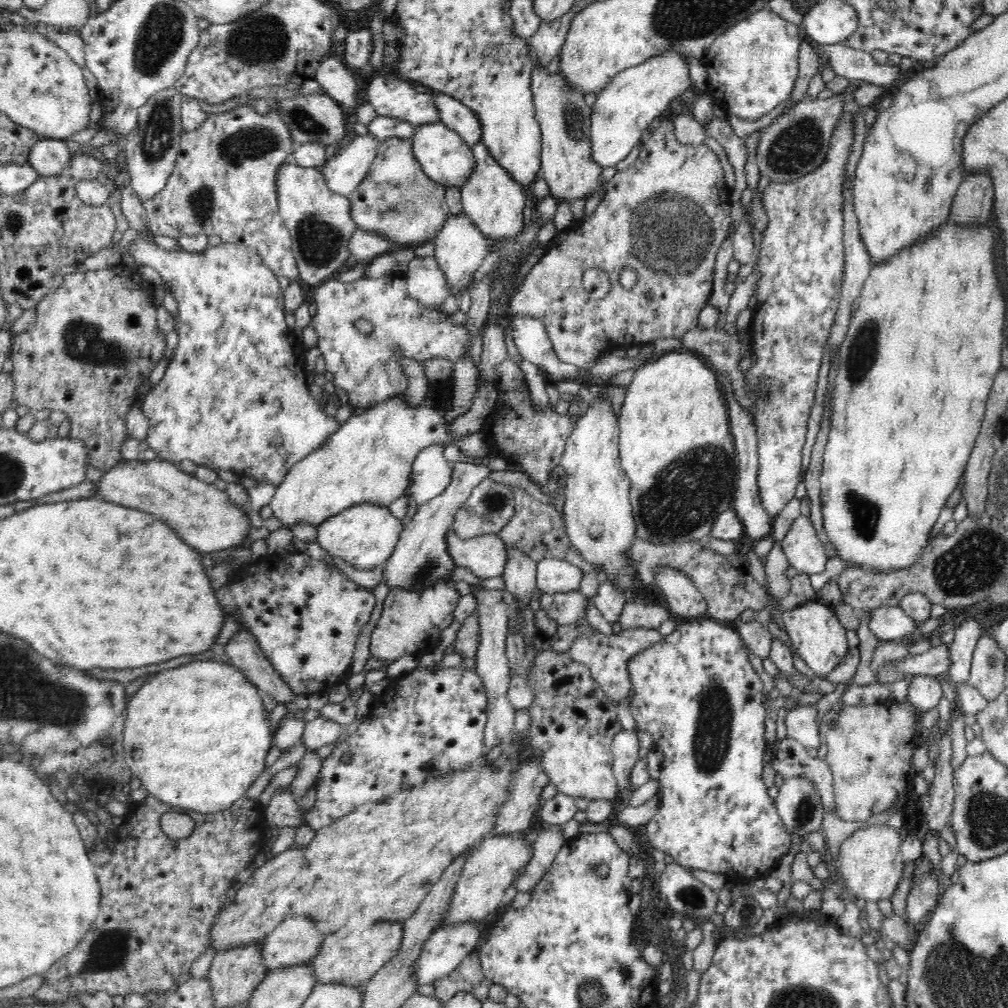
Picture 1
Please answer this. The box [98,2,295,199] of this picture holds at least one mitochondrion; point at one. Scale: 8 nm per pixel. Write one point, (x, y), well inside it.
(264, 39)

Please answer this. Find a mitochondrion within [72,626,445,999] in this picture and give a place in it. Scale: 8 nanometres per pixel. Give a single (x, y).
(107, 952)

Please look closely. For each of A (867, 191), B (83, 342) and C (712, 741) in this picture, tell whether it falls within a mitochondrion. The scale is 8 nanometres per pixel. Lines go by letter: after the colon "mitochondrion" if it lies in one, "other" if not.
A: other
B: mitochondrion
C: mitochondrion

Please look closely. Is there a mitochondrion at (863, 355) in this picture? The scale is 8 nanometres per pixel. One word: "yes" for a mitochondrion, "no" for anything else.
yes

